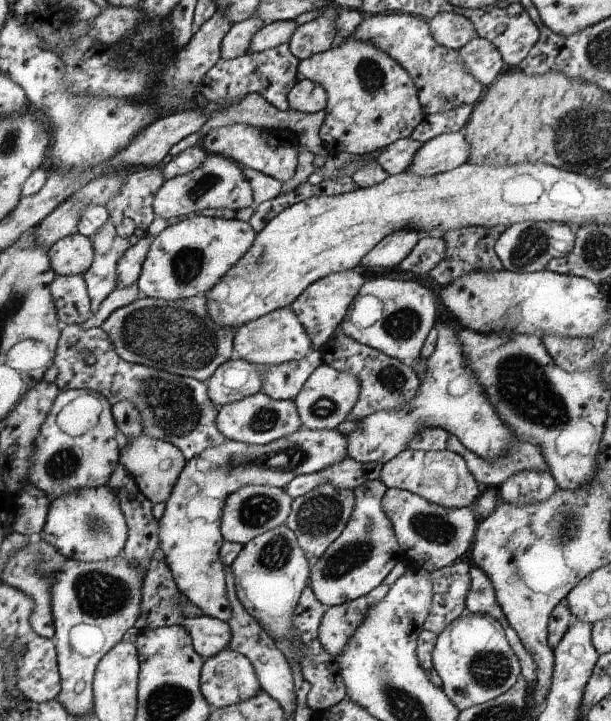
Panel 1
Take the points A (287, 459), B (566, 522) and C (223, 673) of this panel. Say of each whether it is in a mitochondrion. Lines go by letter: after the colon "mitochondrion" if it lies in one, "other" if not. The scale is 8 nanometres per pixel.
A: mitochondrion
B: mitochondrion
C: mitochondrion

